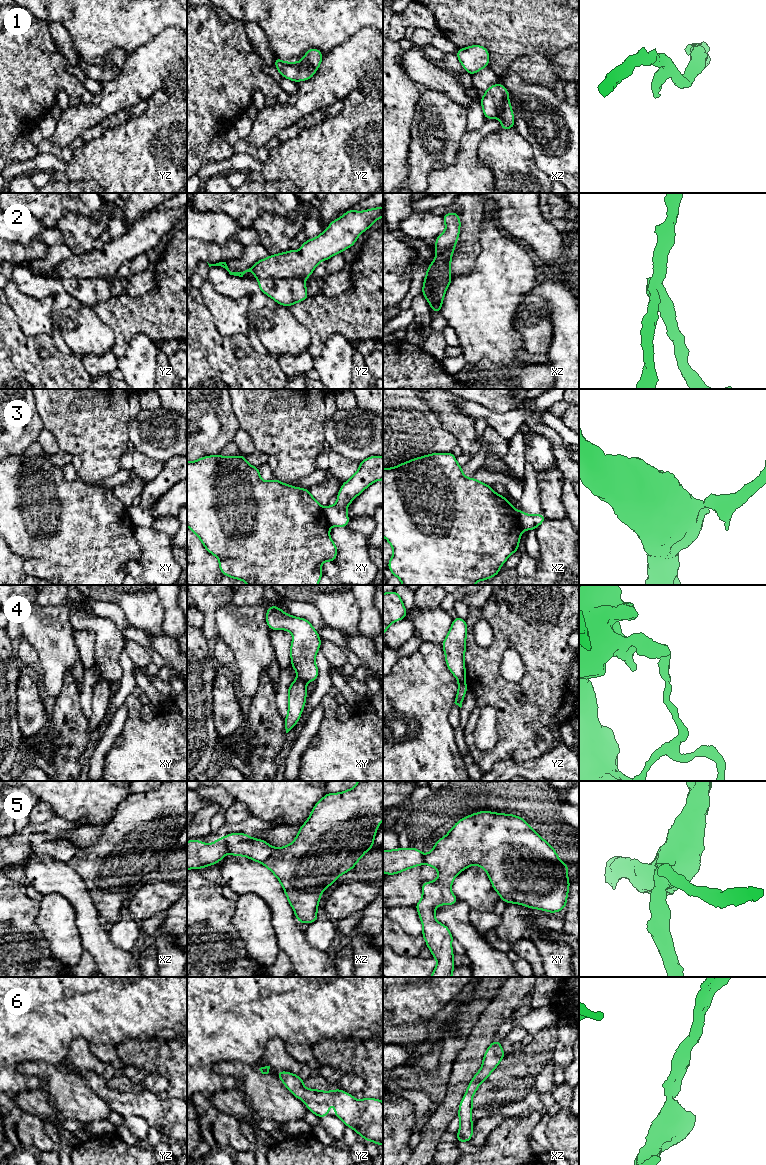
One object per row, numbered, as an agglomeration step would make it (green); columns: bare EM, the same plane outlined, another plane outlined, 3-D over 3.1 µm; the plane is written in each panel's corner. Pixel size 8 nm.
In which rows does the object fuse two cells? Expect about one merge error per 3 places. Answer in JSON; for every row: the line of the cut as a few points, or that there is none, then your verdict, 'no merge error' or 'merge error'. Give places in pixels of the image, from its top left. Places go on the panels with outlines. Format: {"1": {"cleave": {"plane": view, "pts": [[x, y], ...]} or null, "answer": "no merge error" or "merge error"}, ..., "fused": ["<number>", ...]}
{"1": {"cleave": null, "answer": "no merge error"}, "2": {"cleave": {"plane": "yz", "pts": [[303, 278], [257, 279]]}, "answer": "merge error"}, "3": {"cleave": {"plane": "xz", "pts": [[517, 511], [519, 526], [522, 529]]}, "answer": "merge error"}, "4": {"cleave": {"plane": "xy", "pts": [[297, 678], [305, 683]]}, "answer": "merge error"}, "5": {"cleave": {"plane": "xz", "pts": [[224, 837], [228, 852]]}, "answer": "merge error"}, "6": {"cleave": null, "answer": "no merge error"}, "fused": ["2", "3", "4", "5"]}

